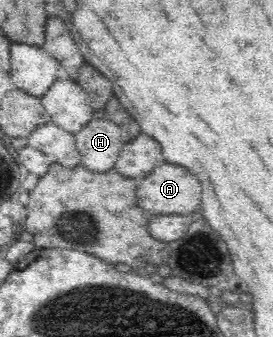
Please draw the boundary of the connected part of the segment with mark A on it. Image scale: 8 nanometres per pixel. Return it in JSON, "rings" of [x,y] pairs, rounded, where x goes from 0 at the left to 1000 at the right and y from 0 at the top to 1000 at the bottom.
{"rings":[[[582,484],[509,549],[502,591],[509,591],[502,596],[509,614],[560,626],[560,632],[546,632],[553,641],[579,635],[703,635],[729,614],[729,596],[736,596],[736,549],[729,549],[722,525],[707,513],[692,513],[674,496]]]}

